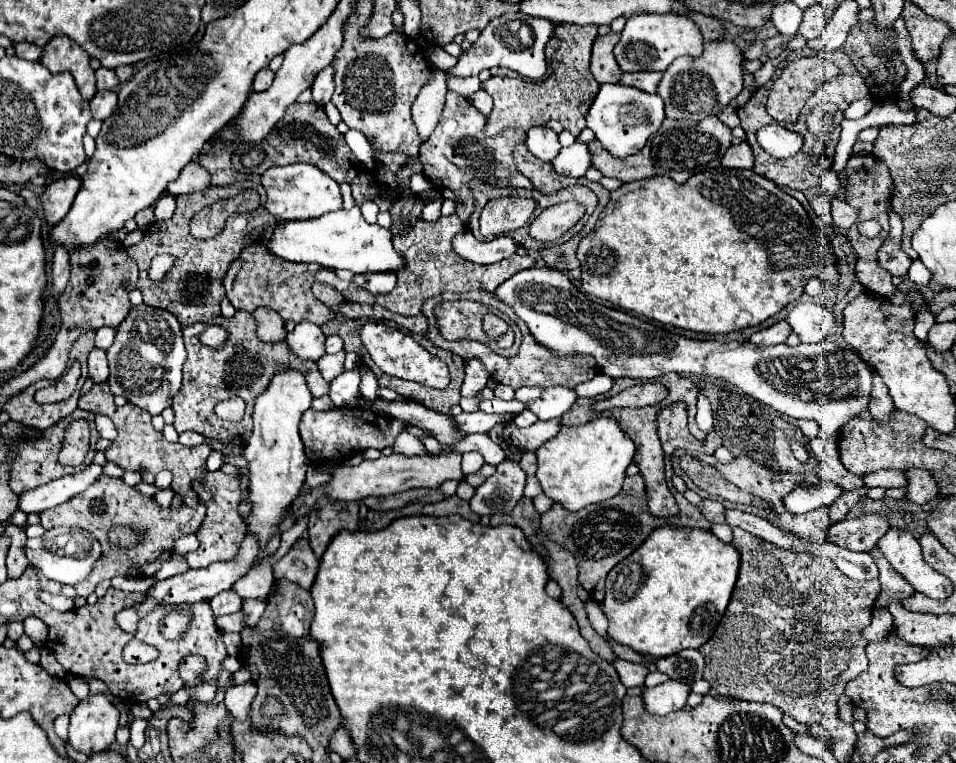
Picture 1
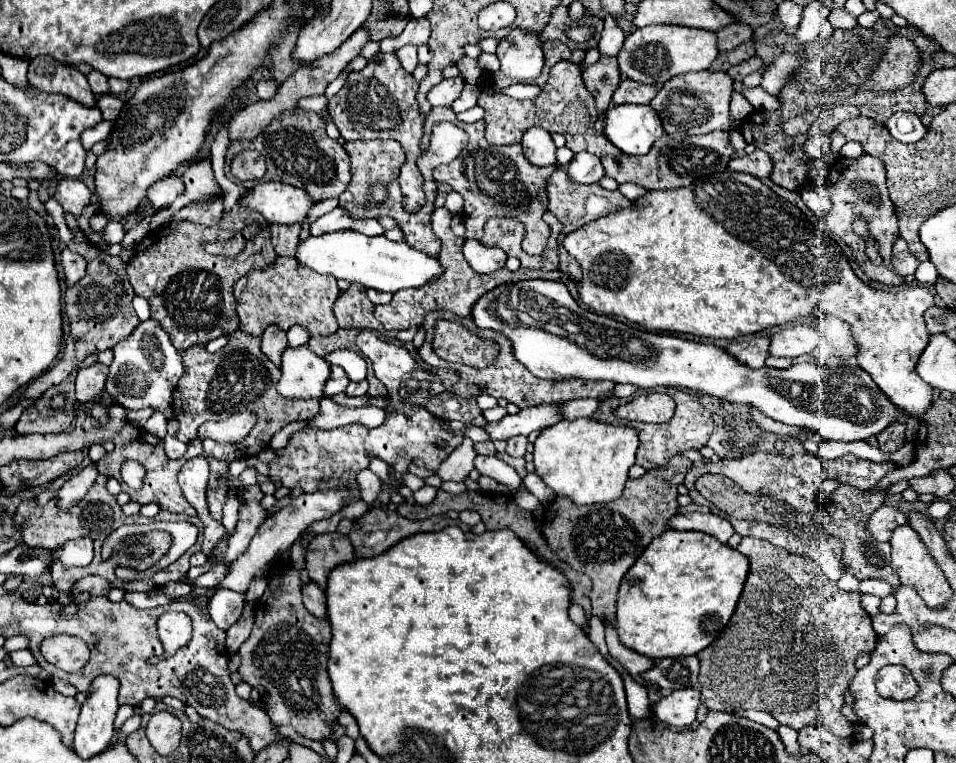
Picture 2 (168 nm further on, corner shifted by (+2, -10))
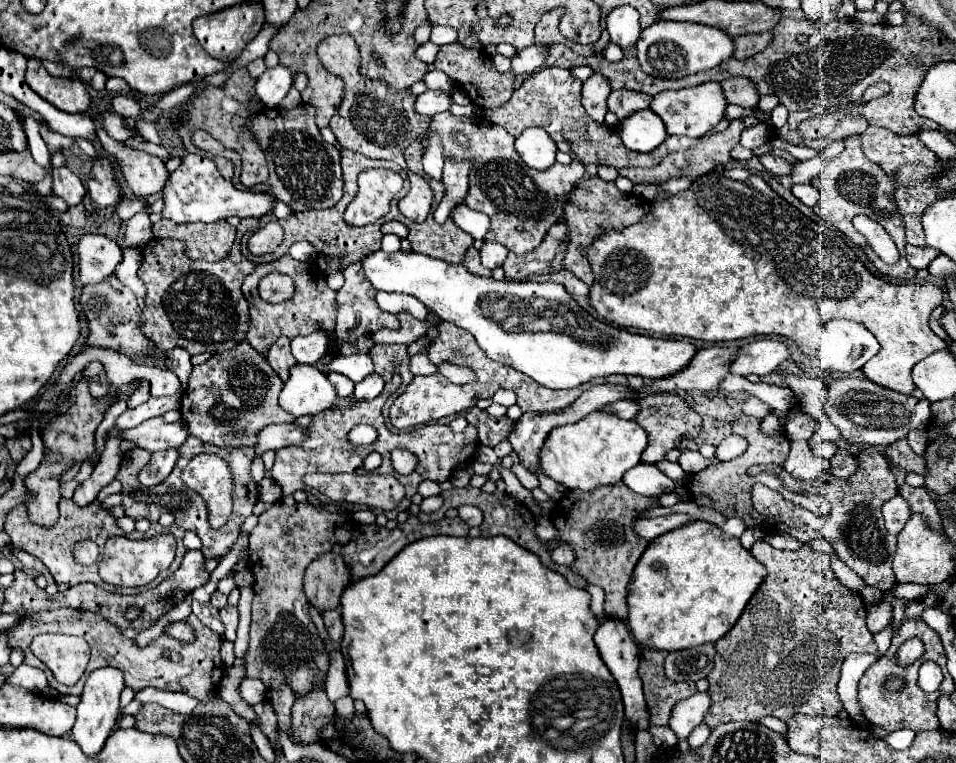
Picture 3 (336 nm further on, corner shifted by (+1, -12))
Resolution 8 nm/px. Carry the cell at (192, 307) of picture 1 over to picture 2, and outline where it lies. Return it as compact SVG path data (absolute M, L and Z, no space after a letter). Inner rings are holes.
M237 200L235 208L231 212L223 212L219 224L215 226L201 226L181 220L171 222L161 230L149 232L135 246L135 256L127 264L127 274L135 288L135 294L143 296L149 302L151 318L167 330L171 342L181 352L193 344L207 344L221 334L233 334L239 328L233 284L249 270L269 266L275 258L277 254L271 244L269 224L259 212L243 208L241 200ZM251 222L257 222L263 232L247 240L243 252L237 256L211 256L199 246L203 240L227 240Z

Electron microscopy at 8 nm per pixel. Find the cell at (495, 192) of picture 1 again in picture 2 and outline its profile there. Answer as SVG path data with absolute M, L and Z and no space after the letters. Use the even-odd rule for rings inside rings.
M546 211L544 221L551 228L553 240L541 256L530 256L521 247L525 238L525 224L515 218L489 218L483 229L480 242L485 246L499 246L508 256L516 257L524 268L545 268L555 270L559 268L558 236L563 226L554 214ZM555 256L555 258L553 258Z

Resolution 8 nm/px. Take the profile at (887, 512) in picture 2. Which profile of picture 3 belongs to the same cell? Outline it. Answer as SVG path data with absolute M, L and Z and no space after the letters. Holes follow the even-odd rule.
M894 496L894 498L884 502L882 514L884 514L884 520L886 520L888 532L898 534L904 528L906 520L912 516L912 510L910 510L908 502L902 500L902 496Z

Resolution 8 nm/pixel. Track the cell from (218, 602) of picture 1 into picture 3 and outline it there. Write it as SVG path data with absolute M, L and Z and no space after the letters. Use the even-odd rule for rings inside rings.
M224 606L220 610L220 616L222 616L222 622L226 626L226 634L224 638L234 642L236 640L236 626L238 626L238 610L234 606Z

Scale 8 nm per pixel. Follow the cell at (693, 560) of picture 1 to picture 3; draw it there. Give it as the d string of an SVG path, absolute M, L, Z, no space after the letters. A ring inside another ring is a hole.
M694 520L694 522L688 522L684 524L682 528L676 528L676 530L670 530L662 536L658 536L656 540L652 540L646 548L646 552L642 554L642 558L638 560L636 568L634 568L634 574L632 574L632 584L630 584L630 592L628 592L628 626L630 626L630 632L632 636L636 638L638 644L650 644L652 648L660 648L660 650L684 650L684 648L692 648L692 646L700 646L700 644L706 644L706 642L716 642L720 640L726 632L730 632L730 628L736 624L736 620L740 618L740 614L744 612L746 604L750 602L752 594L760 588L760 584L764 582L766 578L766 568L746 550L742 548L740 540L738 538L732 538L728 534L724 534L716 524L710 524L710 522L702 522L702 520Z

